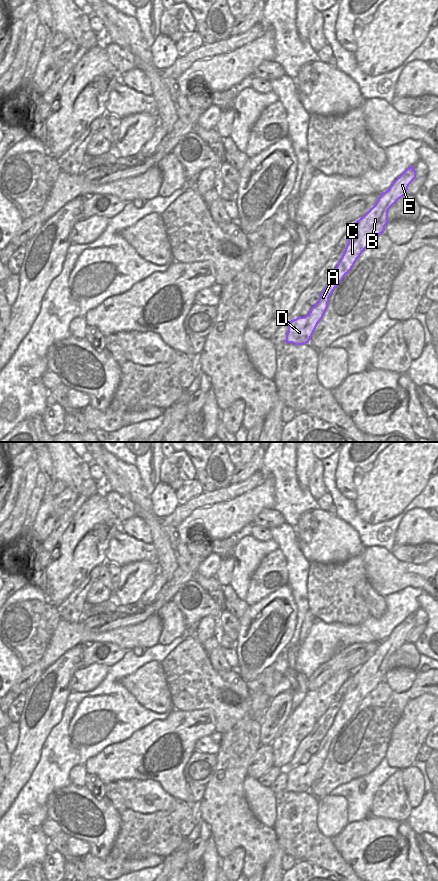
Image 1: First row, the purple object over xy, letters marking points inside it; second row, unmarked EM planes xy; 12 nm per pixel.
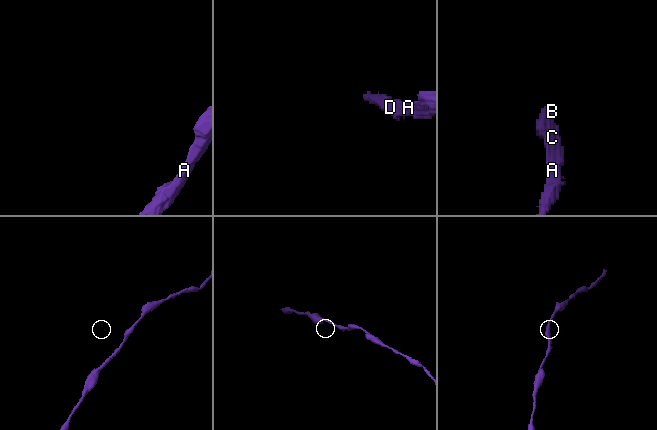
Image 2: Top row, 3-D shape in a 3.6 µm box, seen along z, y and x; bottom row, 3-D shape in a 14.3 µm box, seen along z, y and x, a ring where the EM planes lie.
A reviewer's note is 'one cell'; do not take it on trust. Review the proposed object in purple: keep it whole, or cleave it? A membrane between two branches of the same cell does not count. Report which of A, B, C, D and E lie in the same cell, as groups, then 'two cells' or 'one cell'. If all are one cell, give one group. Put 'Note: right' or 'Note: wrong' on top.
Note: right
A B C D E | one cell

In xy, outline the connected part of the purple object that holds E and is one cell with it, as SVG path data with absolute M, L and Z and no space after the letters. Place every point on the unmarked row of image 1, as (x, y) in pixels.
M413 613L407 616L388 638L380 642L376 652L363 665L352 672L353 682L348 687L348 692L330 729L308 763L304 765L298 764L296 767L288 769L285 791L294 793L309 791L318 771L328 756L331 742L352 717L362 700L380 682L383 682L385 674L389 671L389 657L406 642L409 633L415 626L416 619Z

